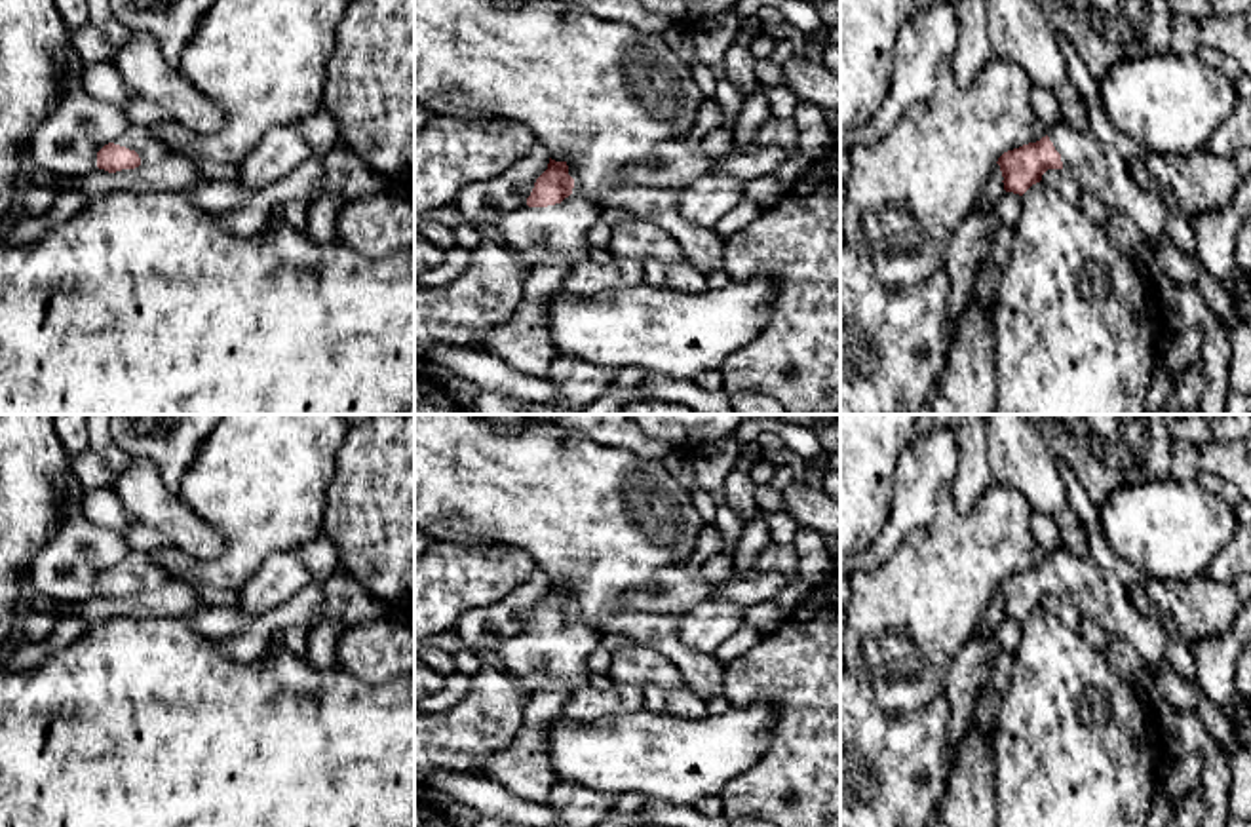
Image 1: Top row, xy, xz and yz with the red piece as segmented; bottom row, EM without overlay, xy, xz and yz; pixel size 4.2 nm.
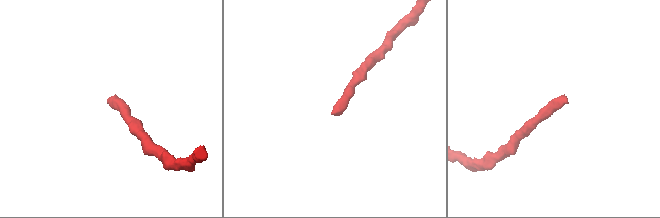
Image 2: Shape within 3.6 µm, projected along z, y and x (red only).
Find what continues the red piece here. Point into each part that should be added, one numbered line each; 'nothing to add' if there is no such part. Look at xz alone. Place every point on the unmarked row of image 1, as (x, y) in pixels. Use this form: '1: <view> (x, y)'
1: xz (558, 660)

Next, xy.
1: xy (141, 565)

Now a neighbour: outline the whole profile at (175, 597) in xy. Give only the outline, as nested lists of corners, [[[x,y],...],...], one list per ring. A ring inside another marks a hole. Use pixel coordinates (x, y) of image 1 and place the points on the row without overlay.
[[[169,578],[158,589],[141,589],[135,595],[122,595],[108,599],[105,595],[93,595],[80,603],[57,601],[55,618],[59,616],[76,616],[84,627],[89,627],[101,620],[116,616],[131,618],[152,618],[152,616],[190,616],[205,608],[203,603],[196,597],[196,591],[190,584]]]

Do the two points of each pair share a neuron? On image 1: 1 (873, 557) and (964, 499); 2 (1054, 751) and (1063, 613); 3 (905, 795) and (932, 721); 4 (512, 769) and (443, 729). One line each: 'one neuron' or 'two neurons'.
1: two neurons
2: two neurons
3: one neuron
4: two neurons

